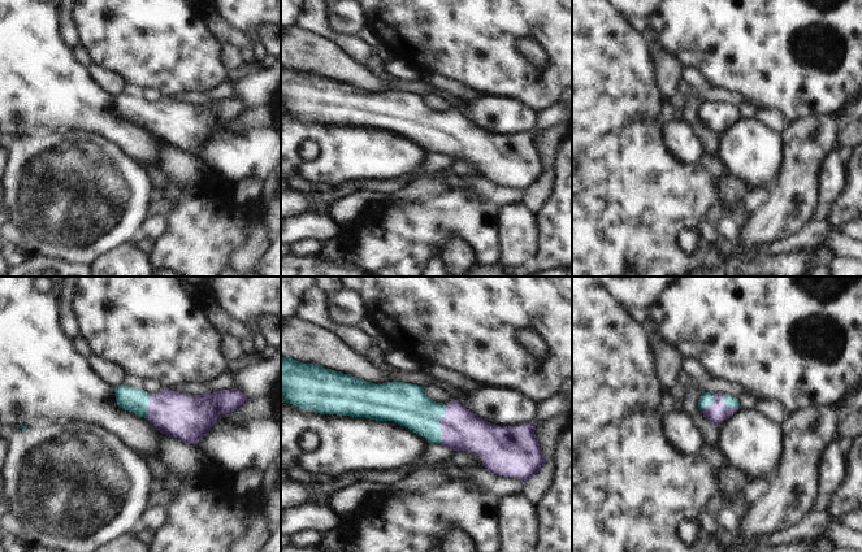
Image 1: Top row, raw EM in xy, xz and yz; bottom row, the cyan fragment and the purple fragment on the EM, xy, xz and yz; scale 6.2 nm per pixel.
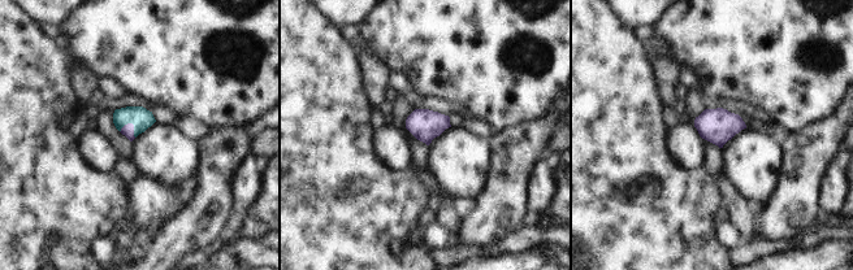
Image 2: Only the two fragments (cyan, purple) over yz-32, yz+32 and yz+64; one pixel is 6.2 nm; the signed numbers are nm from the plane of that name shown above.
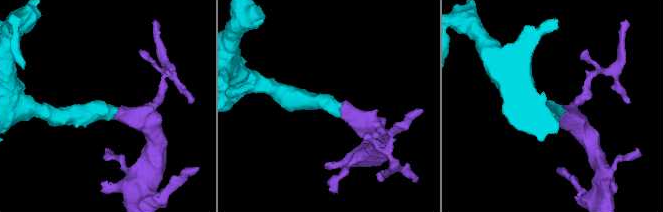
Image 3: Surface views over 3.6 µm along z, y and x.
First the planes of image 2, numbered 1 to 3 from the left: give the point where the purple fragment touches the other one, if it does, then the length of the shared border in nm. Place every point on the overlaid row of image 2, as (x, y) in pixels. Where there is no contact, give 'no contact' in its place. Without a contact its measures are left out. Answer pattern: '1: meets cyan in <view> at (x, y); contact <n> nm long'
1: meets cyan in yz-32 at (133, 123); contact 120 nm long
2: no contact
3: no contact

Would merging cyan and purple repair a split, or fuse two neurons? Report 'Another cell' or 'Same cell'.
Same cell.

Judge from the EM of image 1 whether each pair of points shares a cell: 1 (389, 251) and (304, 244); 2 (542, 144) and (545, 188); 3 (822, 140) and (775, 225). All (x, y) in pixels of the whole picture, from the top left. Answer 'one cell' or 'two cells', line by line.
1: two cells
2: one cell
3: one cell

